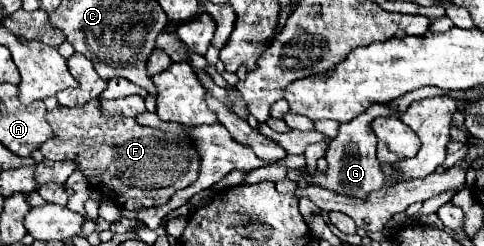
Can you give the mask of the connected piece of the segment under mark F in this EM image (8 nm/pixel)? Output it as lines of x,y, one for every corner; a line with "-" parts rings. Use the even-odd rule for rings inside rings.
93,100
79,108
57,106
47,112
53,140
43,142
39,152
49,160
77,160
77,170
87,176
97,192
131,212
163,206
177,190
195,182
199,176
199,156
191,150
187,138
139,126
133,118
113,122
113,118
99,114
97,104

